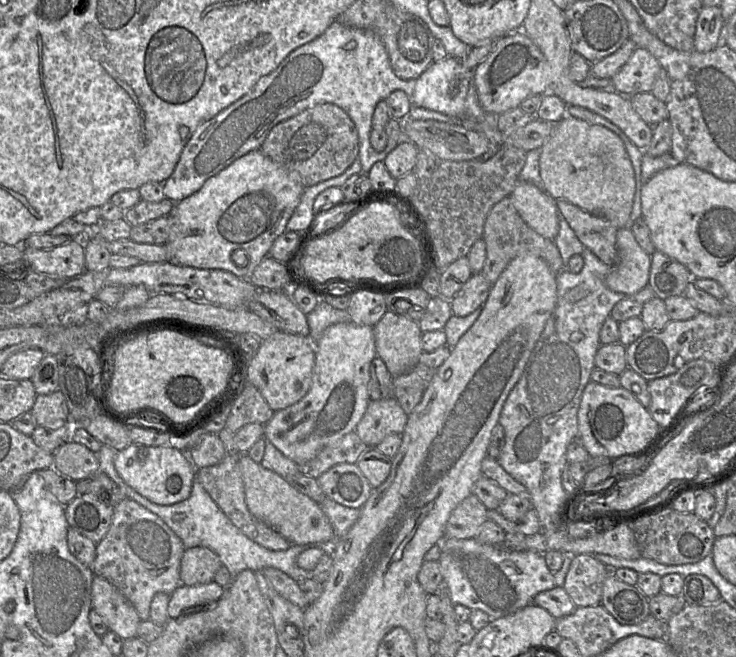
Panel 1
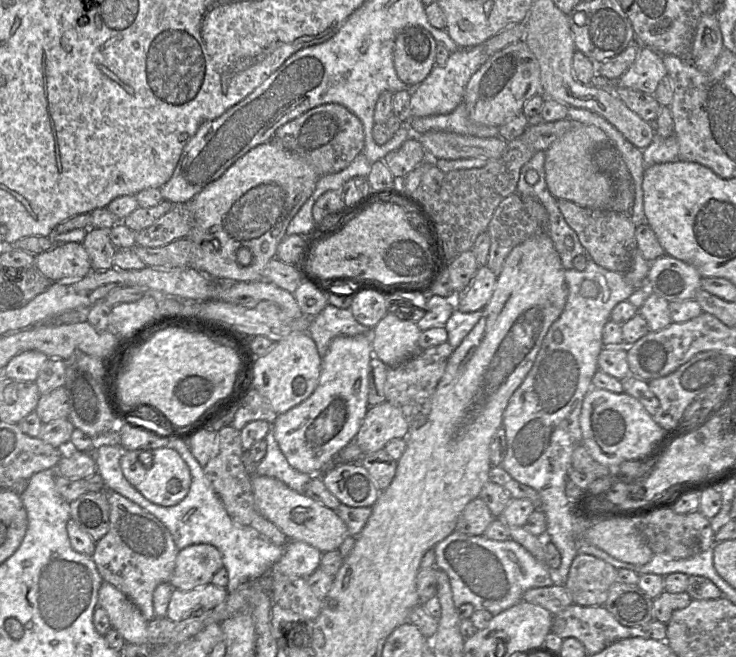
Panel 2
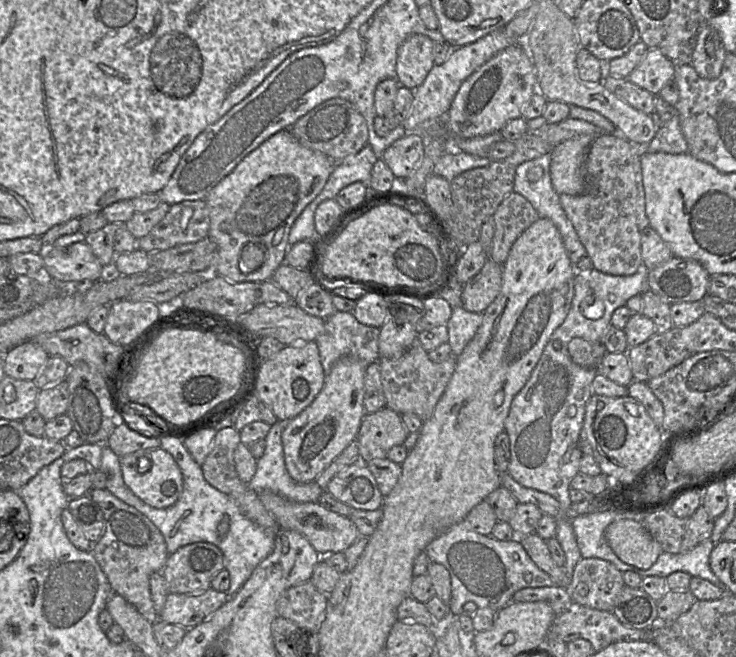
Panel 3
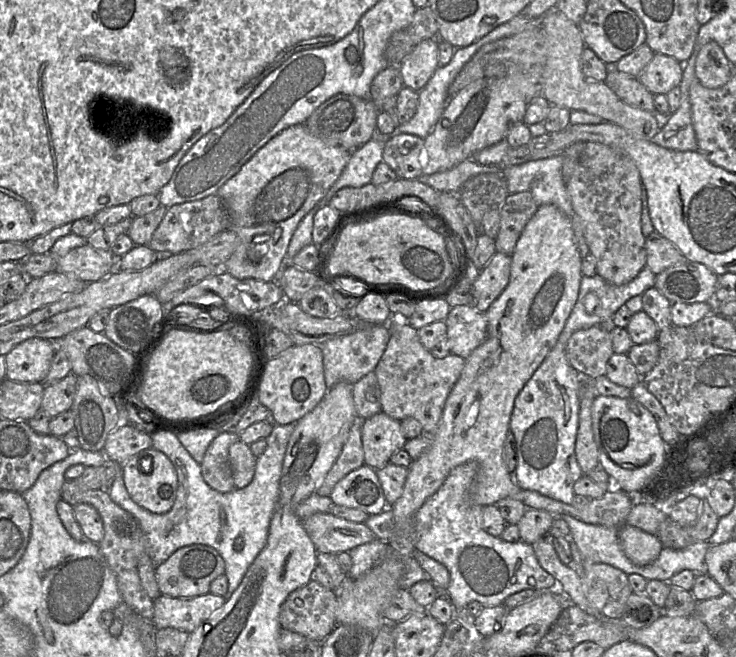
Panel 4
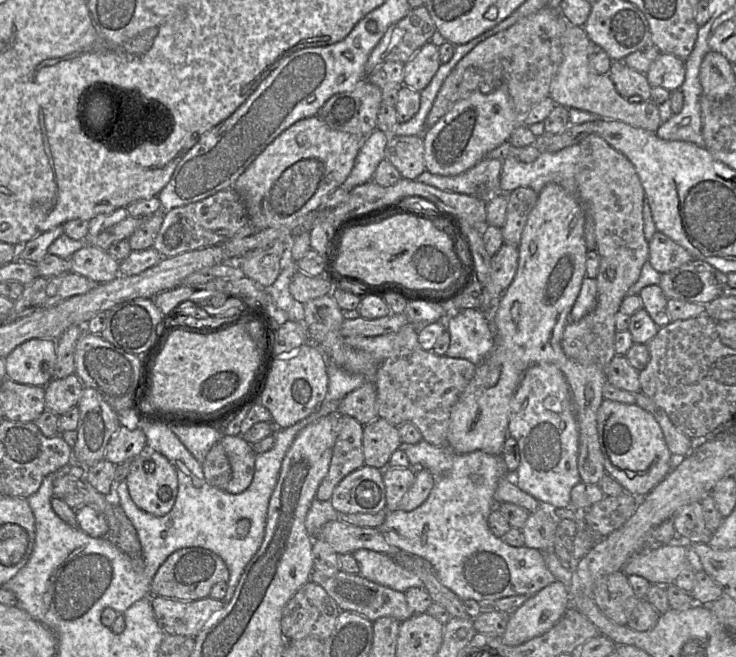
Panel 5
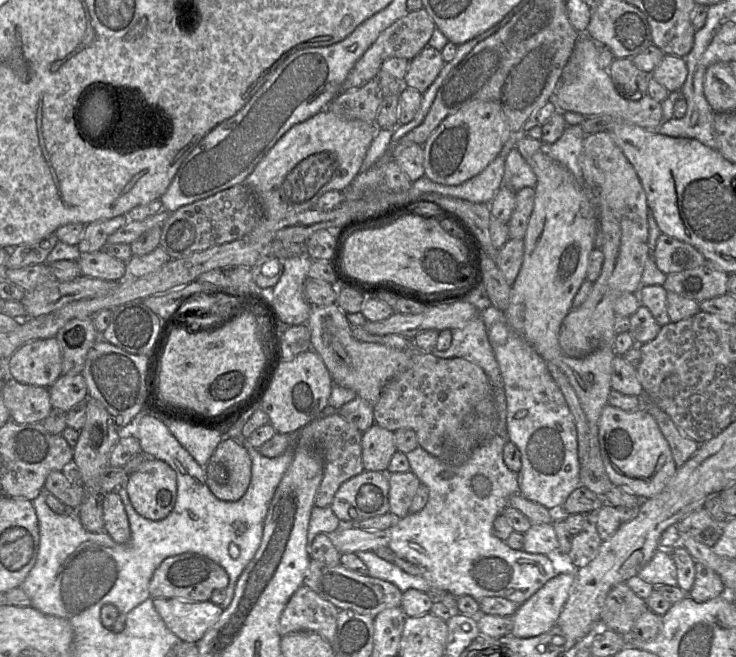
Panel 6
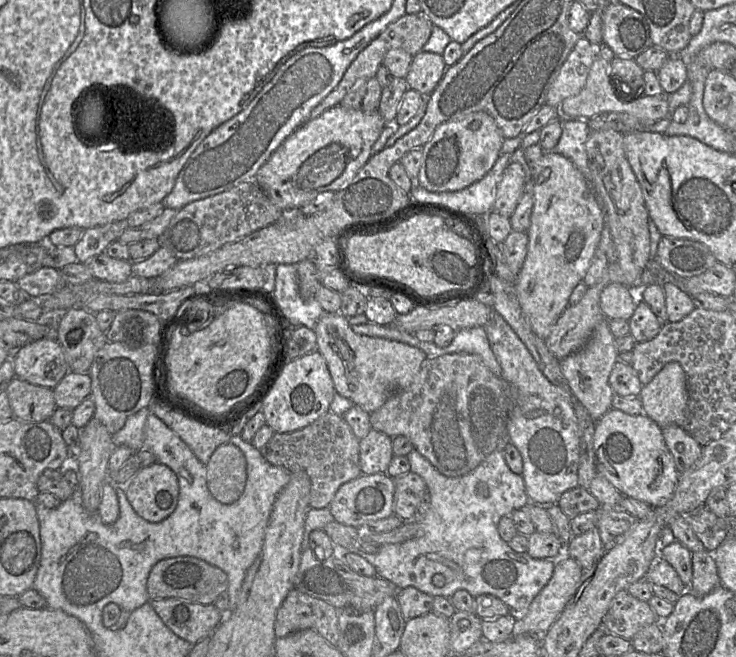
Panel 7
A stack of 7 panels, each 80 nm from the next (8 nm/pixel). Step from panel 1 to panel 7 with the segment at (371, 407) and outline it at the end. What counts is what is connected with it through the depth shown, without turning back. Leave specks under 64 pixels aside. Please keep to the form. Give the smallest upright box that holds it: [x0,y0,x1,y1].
[359,429,394,474]

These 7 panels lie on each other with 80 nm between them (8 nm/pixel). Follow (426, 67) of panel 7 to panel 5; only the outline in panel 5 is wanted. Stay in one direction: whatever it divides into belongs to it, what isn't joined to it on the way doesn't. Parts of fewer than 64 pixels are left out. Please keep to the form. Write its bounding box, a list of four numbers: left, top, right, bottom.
[404,42,441,92]

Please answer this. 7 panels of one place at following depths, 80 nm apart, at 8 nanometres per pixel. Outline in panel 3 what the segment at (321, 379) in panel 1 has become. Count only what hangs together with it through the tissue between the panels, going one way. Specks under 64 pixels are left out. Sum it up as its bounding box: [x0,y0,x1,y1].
[282,358,365,483]

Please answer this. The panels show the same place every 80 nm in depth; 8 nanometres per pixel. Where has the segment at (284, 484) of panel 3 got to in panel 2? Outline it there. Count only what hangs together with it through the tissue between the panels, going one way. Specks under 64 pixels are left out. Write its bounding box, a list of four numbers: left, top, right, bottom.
[255,423,313,493]

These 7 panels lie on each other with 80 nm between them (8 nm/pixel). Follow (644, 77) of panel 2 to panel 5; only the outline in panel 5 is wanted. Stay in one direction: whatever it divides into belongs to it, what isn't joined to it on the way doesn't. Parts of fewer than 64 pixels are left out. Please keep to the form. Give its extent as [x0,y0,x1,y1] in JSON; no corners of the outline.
[646,53,685,92]

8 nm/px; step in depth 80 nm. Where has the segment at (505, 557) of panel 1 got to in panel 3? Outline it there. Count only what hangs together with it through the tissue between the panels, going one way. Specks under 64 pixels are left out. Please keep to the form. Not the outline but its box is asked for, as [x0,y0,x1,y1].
[424,521,556,616]

